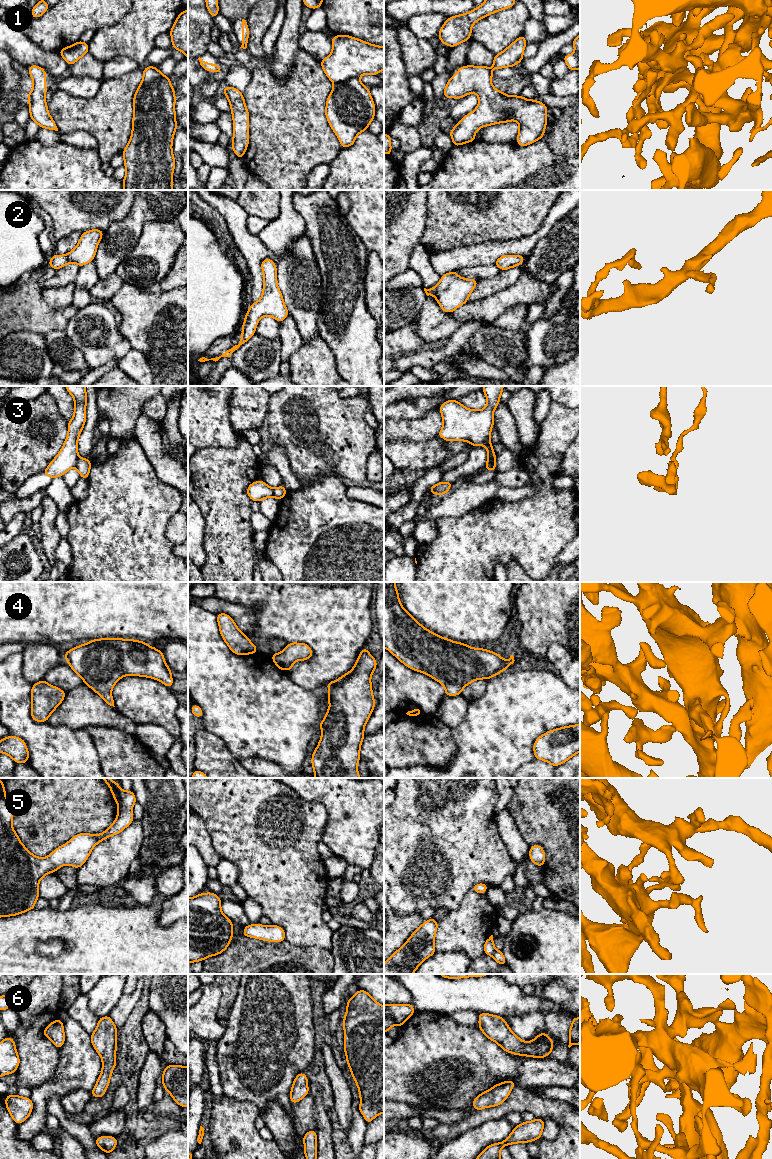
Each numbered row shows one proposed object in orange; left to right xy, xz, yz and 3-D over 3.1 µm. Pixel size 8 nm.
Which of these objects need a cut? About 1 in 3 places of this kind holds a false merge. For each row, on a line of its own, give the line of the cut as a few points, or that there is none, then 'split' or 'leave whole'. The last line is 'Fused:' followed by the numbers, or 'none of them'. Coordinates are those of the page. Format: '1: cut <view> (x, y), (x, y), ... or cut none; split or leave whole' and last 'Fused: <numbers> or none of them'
1: cut none; leave whole
2: cut none; leave whole
3: cut xy (78, 459), (75, 466); split
4: cut none; leave whole
5: cut none; leave whole
6: cut none; leave whole
Fused: 3

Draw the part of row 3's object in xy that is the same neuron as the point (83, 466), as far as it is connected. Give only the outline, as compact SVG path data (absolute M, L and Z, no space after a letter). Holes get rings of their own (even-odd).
M80 458L77 461L76 469L78 470L80 477L88 479L91 468L91 462L88 458Z

